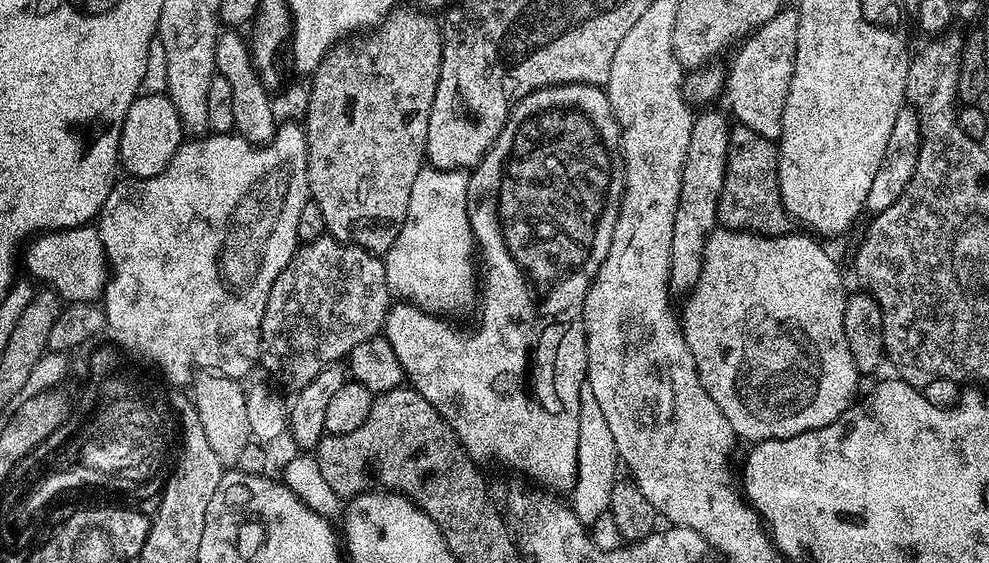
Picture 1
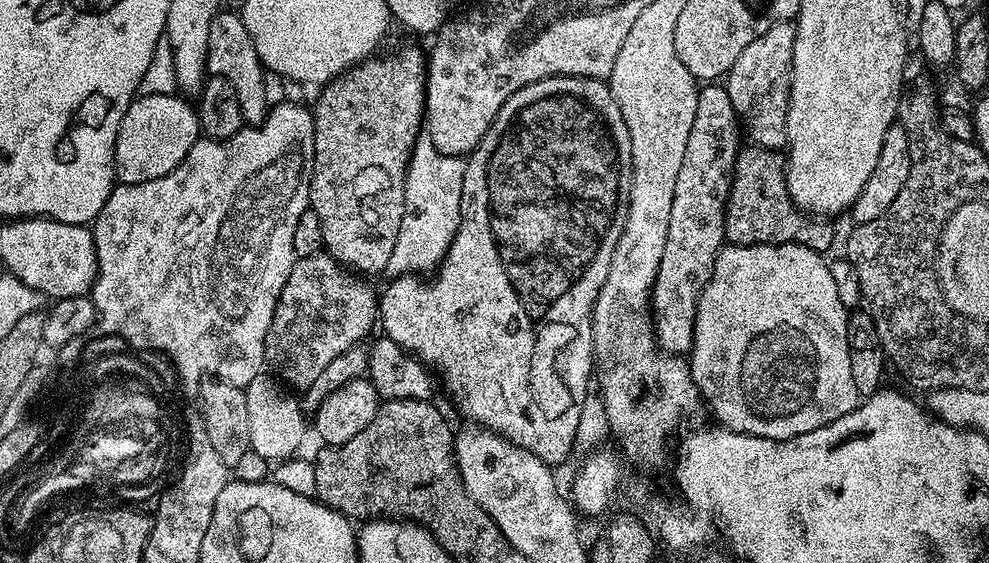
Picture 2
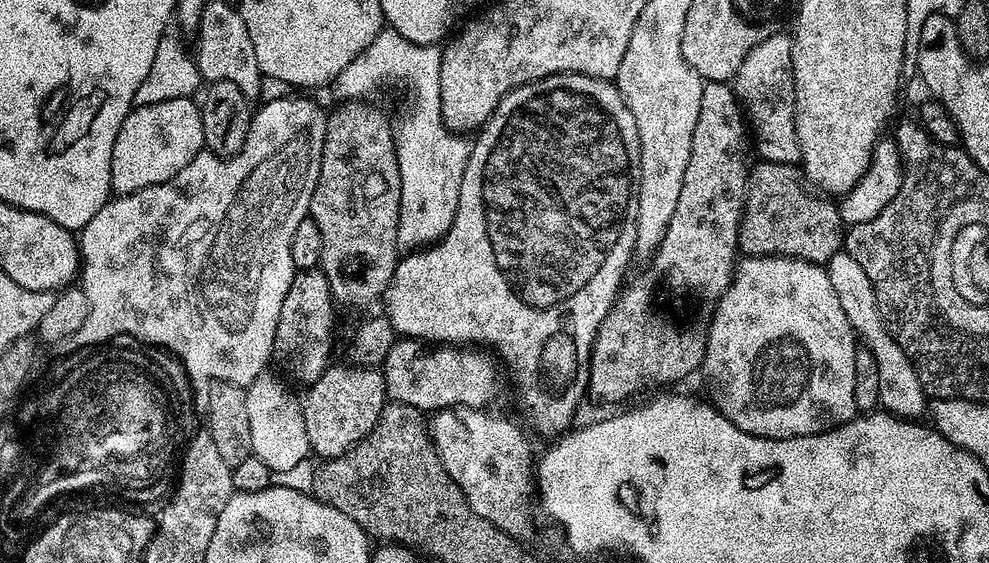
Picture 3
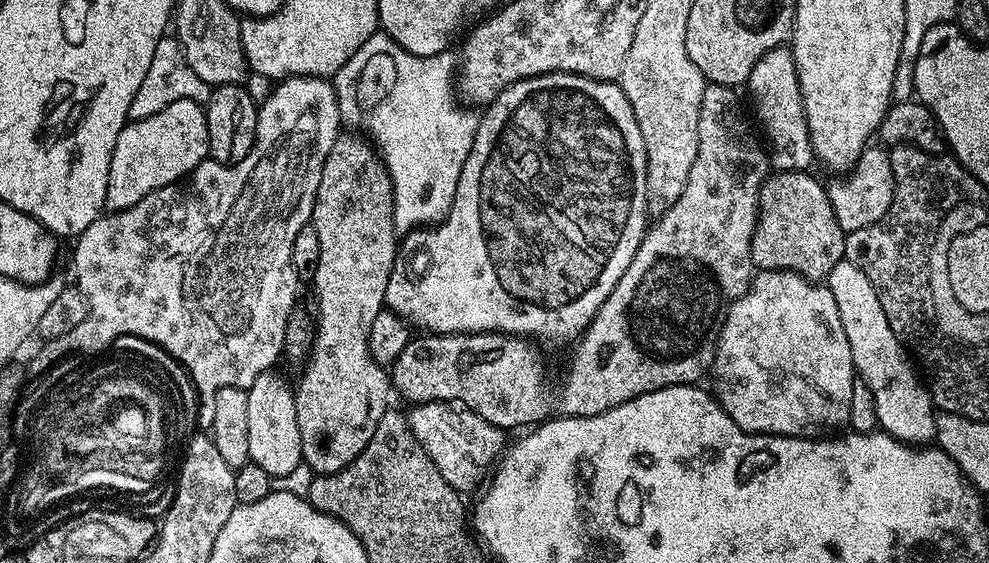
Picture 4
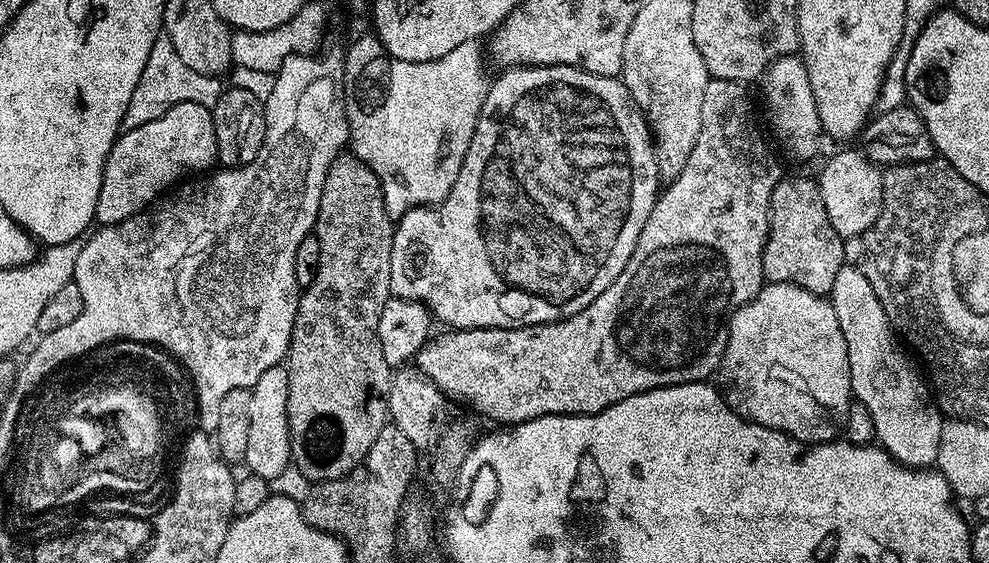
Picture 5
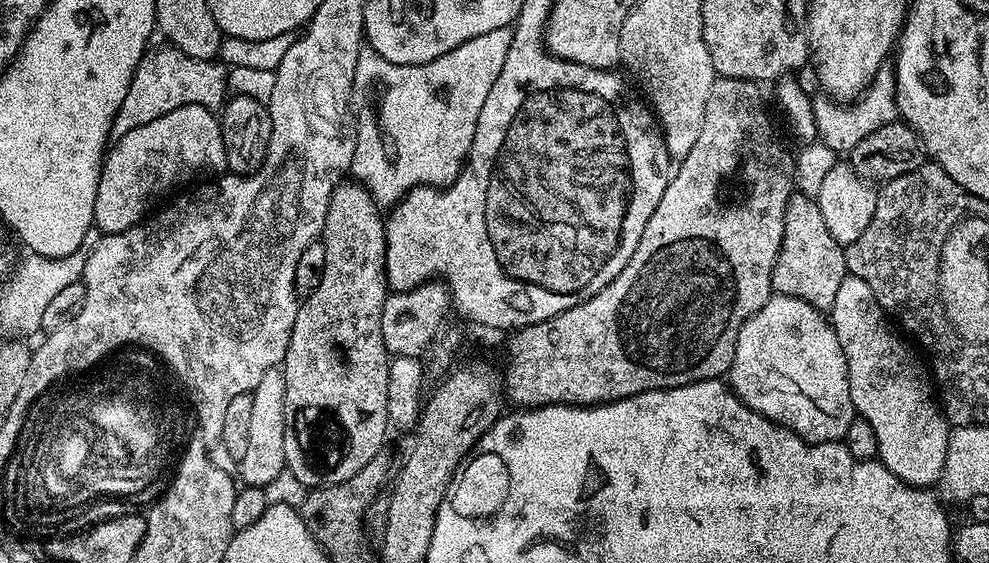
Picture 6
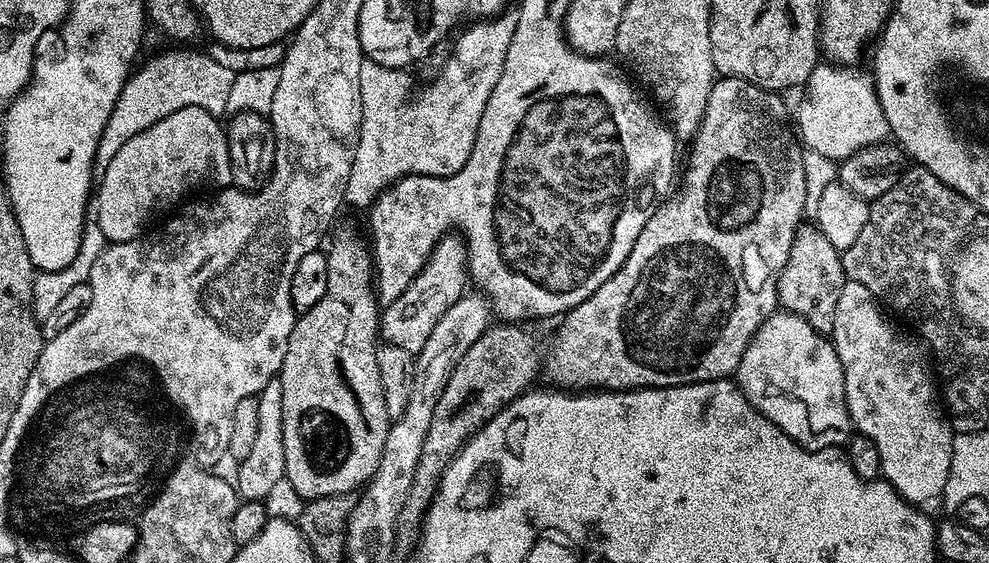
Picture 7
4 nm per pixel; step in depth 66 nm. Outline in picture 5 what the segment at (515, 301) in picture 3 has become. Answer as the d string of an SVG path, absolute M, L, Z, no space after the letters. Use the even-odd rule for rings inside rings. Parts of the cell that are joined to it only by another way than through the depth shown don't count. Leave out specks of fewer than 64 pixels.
M543 64L541 68L509 68L501 71L499 75L497 80L495 77L489 83L488 93L482 102L482 110L474 130L474 138L470 142L470 150L466 154L466 158L462 162L462 170L458 174L458 182L454 182L454 186L447 198L444 199L444 203L439 206L411 208L405 216L401 216L395 221L392 233L392 249L390 250L392 296L397 300L418 300L420 303L426 304L433 317L439 323L441 320L444 326L452 330L457 328L521 328L527 324L549 324L586 310L586 306L590 306L590 302L594 302L594 298L598 298L598 294L602 294L602 290L606 290L606 286L610 286L614 282L614 278L618 278L618 274L622 274L626 262L630 262L630 258L634 254L634 246L638 242L638 234L642 234L642 226L646 226L646 218L650 218L650 210L656 204L656 197L662 188L660 171L656 161L656 150L652 142L652 132L648 128L648 121L644 119L644 113L641 112L632 95L626 90L623 79L615 76L590 74L586 70L575 68L569 64Z

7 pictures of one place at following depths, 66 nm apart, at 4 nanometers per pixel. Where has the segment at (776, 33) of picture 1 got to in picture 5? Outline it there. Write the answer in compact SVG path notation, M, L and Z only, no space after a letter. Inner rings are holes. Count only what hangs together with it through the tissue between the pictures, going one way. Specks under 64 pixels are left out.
M799 55L783 56L767 68L762 77L764 84L764 104L768 107L768 120L772 123L772 132L776 140L796 160L812 160L820 152L820 143L826 140L820 127L818 110L814 102L814 94L810 90L810 74L806 74L806 66Z

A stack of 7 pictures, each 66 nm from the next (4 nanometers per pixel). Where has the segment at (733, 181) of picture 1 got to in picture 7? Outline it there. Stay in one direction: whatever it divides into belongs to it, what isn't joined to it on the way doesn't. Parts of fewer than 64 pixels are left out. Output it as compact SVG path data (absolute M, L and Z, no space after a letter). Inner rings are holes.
M801 223L790 246L786 266L782 266L776 283L779 307L783 311L806 318L806 322L810 322L814 330L831 334L834 330L834 309L838 306L838 297L842 294L845 279L841 252L830 246L826 234L822 234L822 230L816 227L815 223Z

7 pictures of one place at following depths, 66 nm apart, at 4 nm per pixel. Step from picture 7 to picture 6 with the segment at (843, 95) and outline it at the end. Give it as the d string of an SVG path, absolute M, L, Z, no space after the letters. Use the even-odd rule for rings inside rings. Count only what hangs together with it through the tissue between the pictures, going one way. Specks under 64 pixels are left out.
M882 66L872 83L864 89L863 96L843 106L831 98L816 98L812 101L812 110L818 140L837 154L848 154L868 134L874 134L879 127L897 119L895 71Z

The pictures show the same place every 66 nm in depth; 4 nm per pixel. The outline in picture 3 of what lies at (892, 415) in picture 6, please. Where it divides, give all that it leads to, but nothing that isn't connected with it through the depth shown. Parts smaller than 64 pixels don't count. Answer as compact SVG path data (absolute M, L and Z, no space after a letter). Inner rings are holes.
M843 250L836 252L834 258L828 260L826 267L830 286L834 286L834 294L838 294L838 303L842 305L853 332L859 343L870 350L878 366L879 407L901 418L923 417L920 415L923 412L925 415L926 412L926 393L916 373L916 365L886 330L878 310L874 286L870 278L866 278L866 270L862 270L862 266L858 266L858 262L854 262L854 258L850 258L850 254Z

